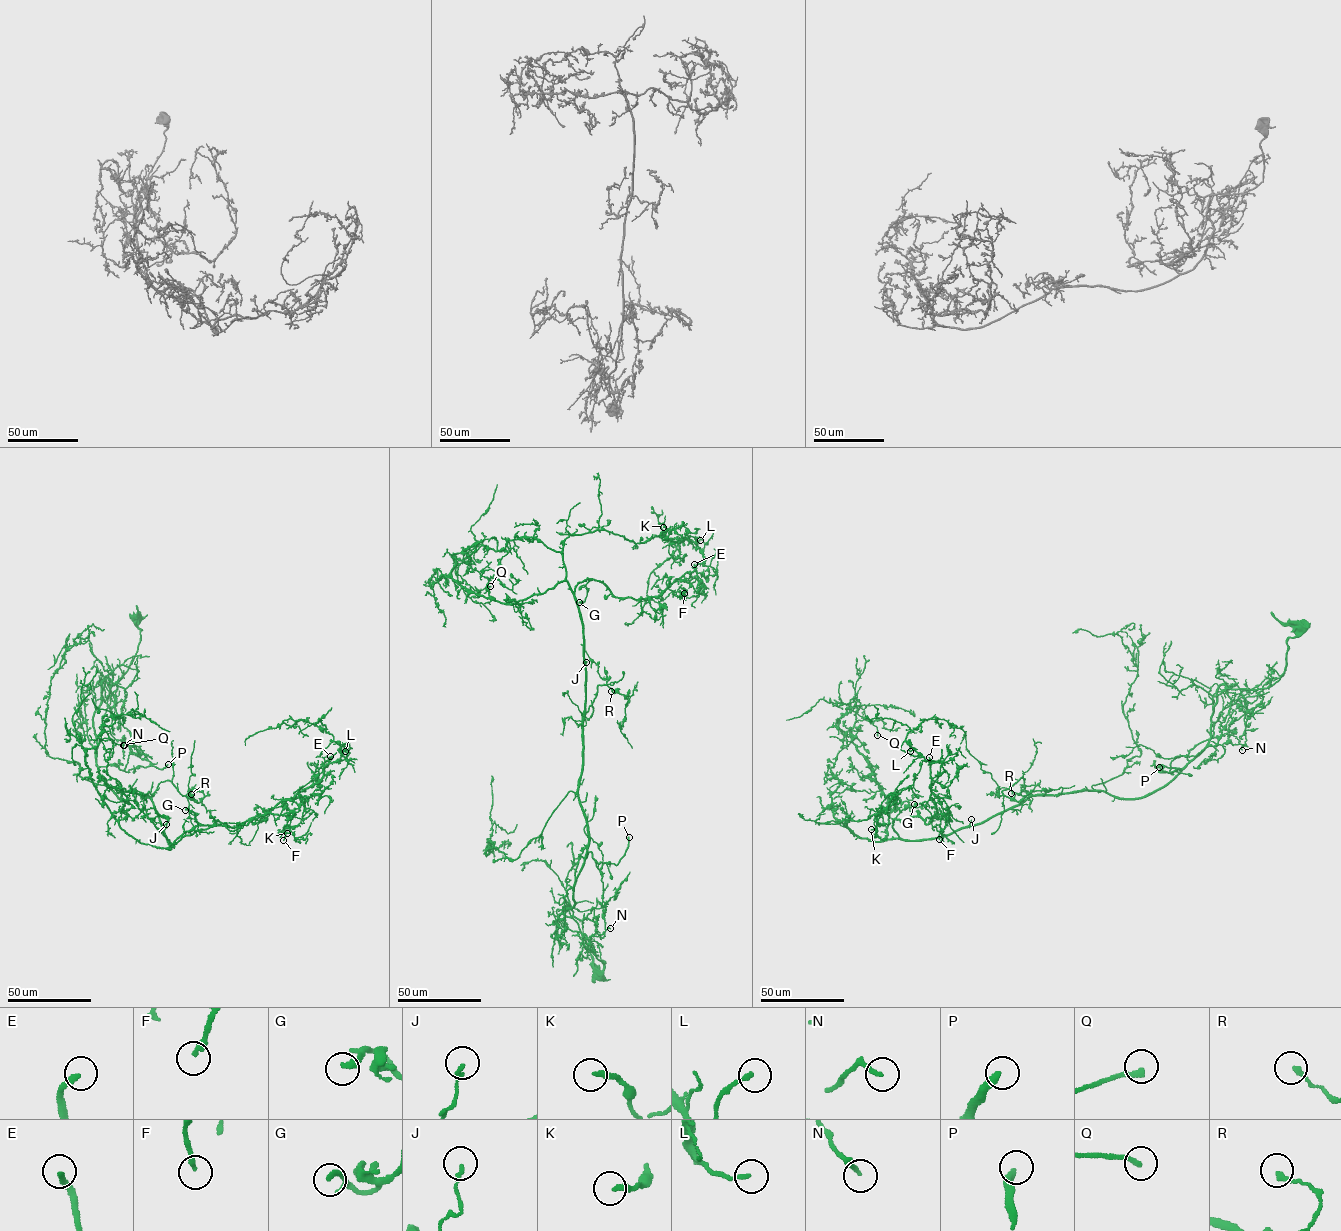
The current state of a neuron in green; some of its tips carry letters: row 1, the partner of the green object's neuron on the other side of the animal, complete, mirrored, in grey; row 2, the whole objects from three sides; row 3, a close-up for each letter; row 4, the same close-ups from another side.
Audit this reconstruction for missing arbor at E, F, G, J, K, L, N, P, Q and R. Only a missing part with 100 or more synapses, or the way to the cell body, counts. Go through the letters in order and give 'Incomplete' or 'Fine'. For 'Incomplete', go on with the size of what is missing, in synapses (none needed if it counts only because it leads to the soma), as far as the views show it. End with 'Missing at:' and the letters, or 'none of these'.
E: Incomplete. Roughly 170 synapses
F: Fine
G: Fine
J: Fine
K: Fine
L: Fine
N: Fine
P: Incomplete. Roughly 500 synapses
Q: Fine
R: Fine
Missing at: E, P

